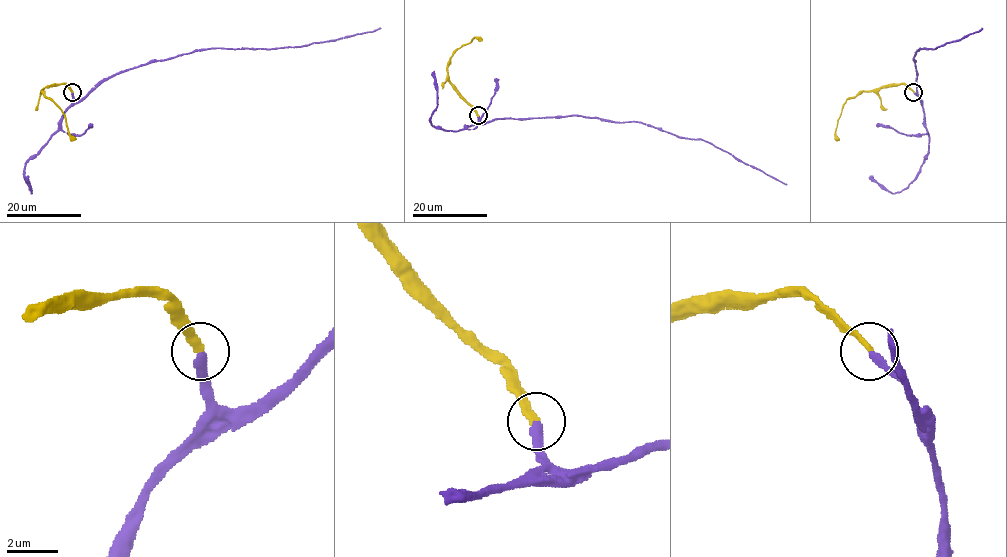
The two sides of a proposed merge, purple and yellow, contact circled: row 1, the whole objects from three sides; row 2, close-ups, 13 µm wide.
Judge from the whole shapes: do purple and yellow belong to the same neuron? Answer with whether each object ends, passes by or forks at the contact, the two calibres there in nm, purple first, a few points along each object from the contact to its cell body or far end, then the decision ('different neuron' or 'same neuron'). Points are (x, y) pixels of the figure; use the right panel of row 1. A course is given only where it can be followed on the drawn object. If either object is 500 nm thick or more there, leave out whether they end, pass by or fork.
purple ends there; yellow ends there; 320 nm thick on the purple side, 240 nm on the other; purple runs (913, 92), (921, 100), (913, 57), (920, 48), (935, 49), (983, 28); yellow runs (913, 92), (905, 84), (890, 84), (861, 91), (849, 97), (835, 133), (839, 139); same neuron

